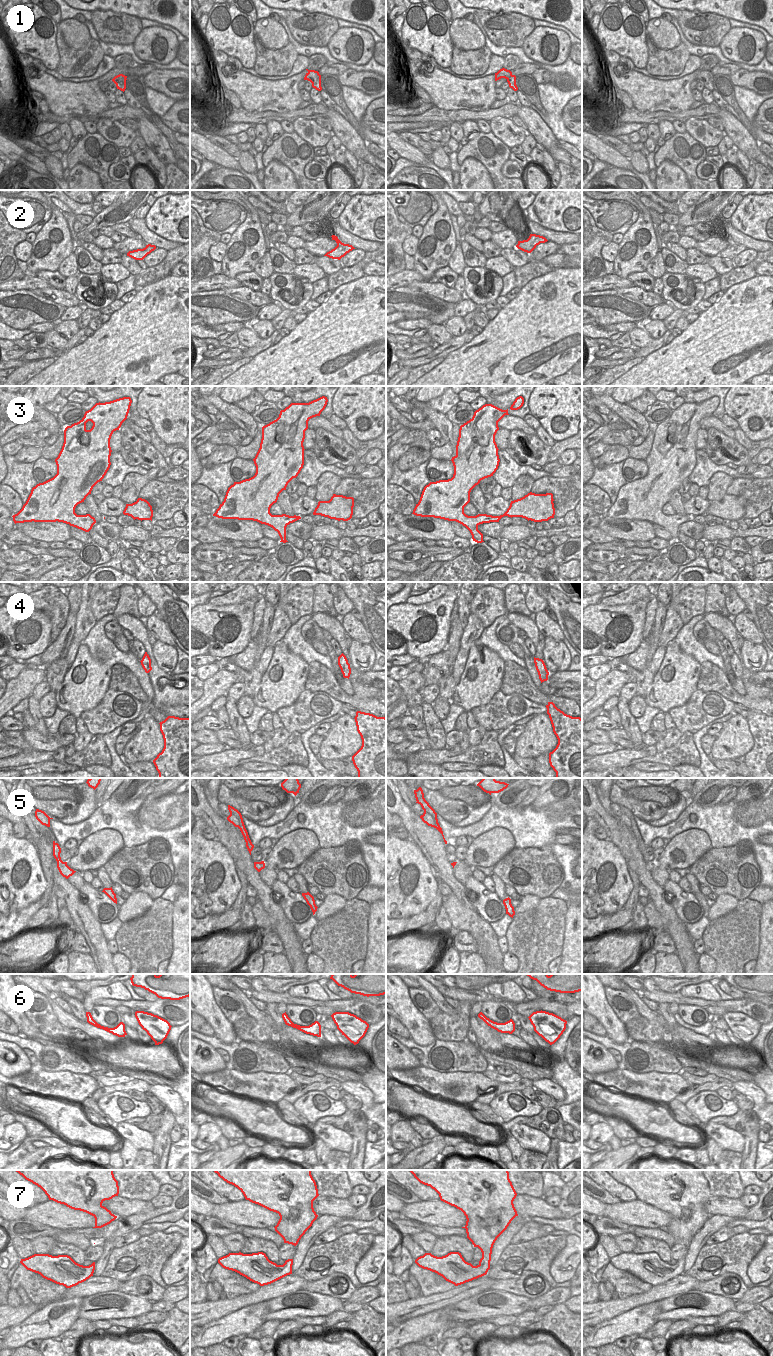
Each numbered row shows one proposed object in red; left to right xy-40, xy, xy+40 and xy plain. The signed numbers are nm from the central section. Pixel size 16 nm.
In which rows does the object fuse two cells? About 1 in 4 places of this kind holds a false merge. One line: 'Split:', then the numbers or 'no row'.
Split: 4, 6

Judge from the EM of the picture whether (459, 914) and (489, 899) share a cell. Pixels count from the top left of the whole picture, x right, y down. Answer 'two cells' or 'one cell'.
two cells

